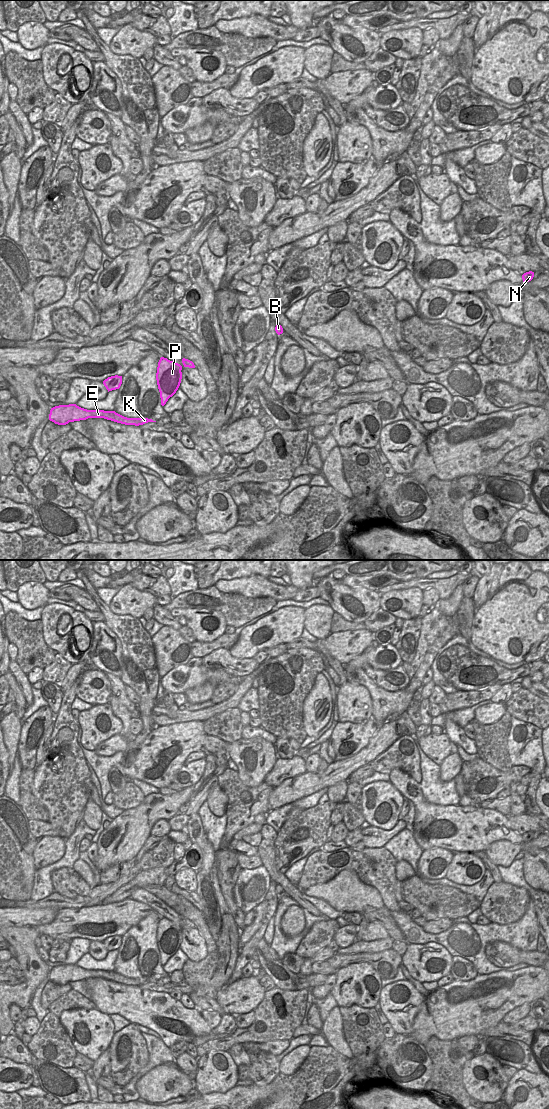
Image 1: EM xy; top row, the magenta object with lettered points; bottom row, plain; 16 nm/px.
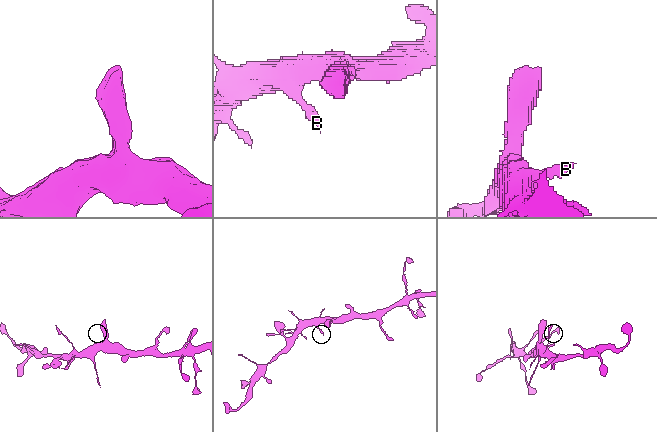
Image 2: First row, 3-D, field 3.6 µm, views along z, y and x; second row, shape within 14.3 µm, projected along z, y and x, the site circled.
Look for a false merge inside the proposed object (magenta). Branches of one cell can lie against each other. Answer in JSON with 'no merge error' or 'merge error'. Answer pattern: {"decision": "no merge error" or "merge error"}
{"decision": "no merge error"}

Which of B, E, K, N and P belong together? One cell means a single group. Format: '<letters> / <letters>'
B E K N P

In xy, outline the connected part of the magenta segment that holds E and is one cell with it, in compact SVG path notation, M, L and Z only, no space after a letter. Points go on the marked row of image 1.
M76 404L59 405L51 408L49 420L58 425L66 425L69 422L86 420L88 418L104 418L125 425L143 425L148 422L156 422L148 418L127 418L115 411L87 410Z

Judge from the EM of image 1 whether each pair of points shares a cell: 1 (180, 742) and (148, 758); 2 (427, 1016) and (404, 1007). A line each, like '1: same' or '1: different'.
1: same
2: different

